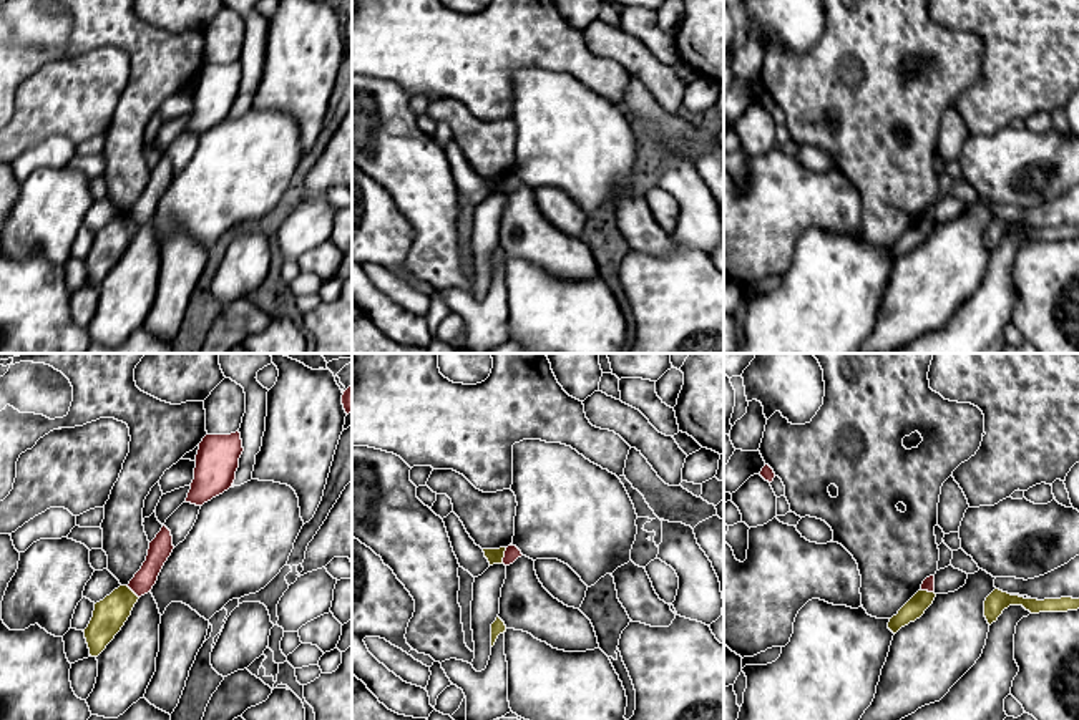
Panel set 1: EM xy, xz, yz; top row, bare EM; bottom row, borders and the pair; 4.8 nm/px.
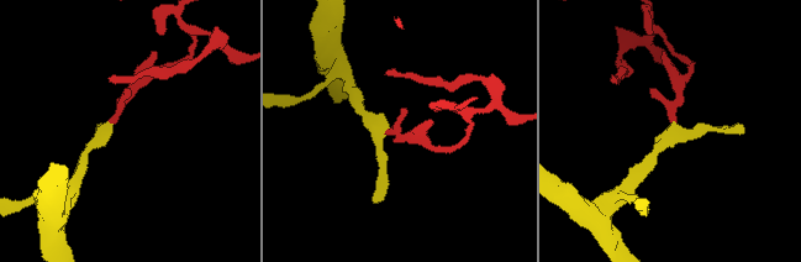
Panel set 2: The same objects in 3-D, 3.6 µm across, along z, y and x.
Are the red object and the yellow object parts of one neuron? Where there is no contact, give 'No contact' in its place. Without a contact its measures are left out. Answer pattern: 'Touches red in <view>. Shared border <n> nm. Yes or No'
Touches red in xz. Shared border 80 nm. No

